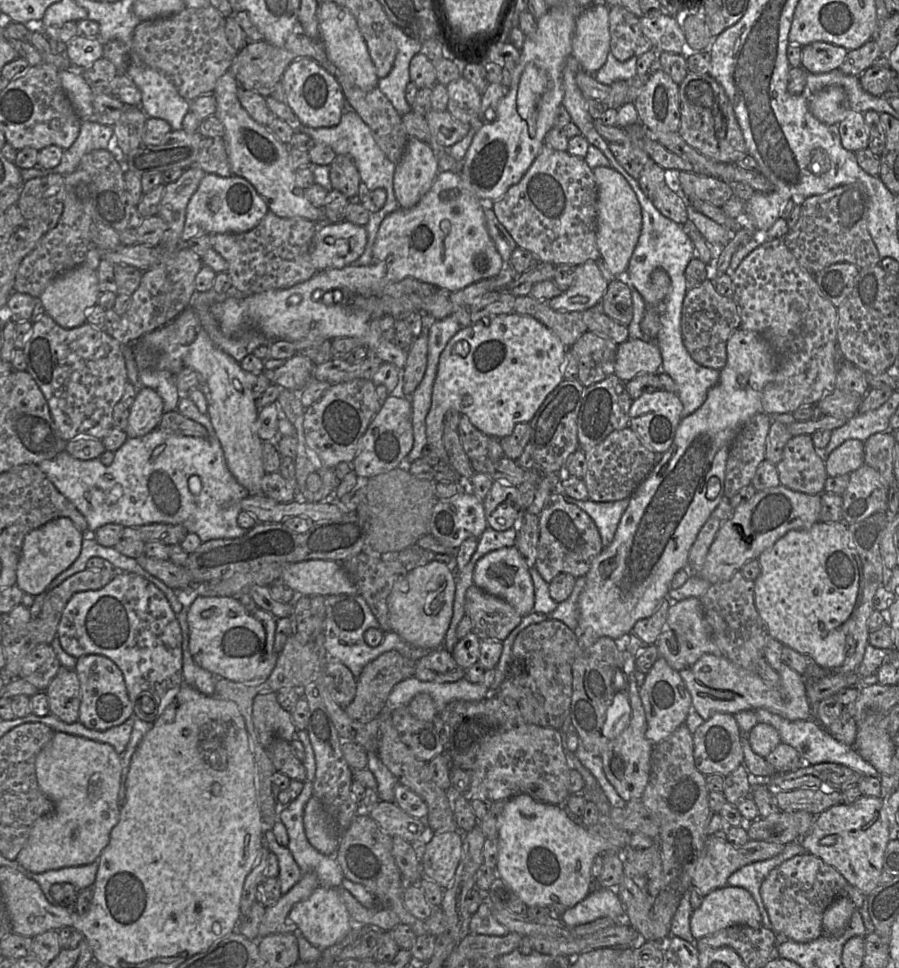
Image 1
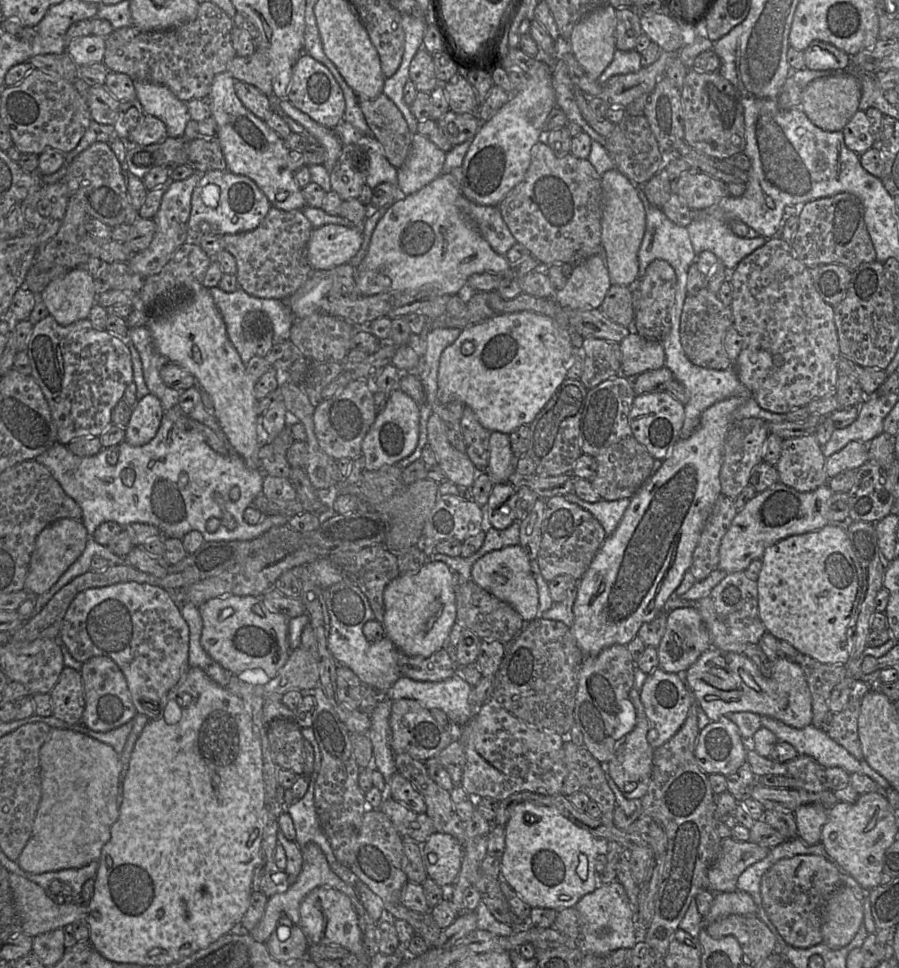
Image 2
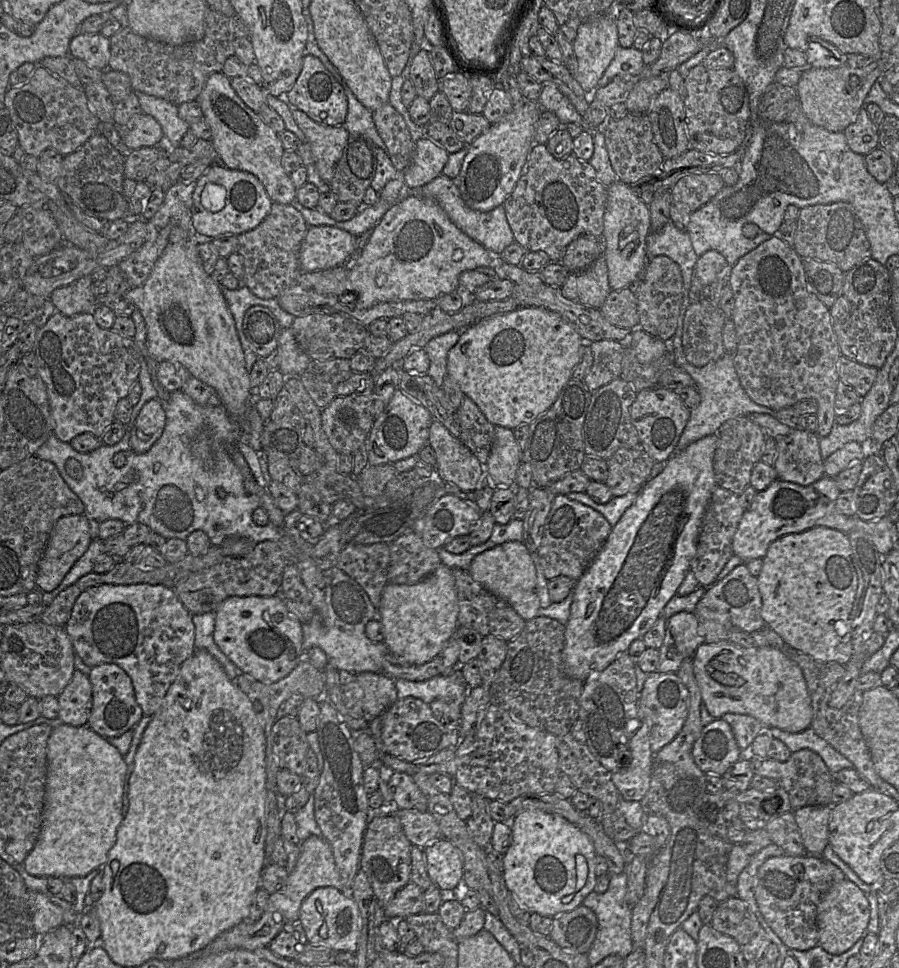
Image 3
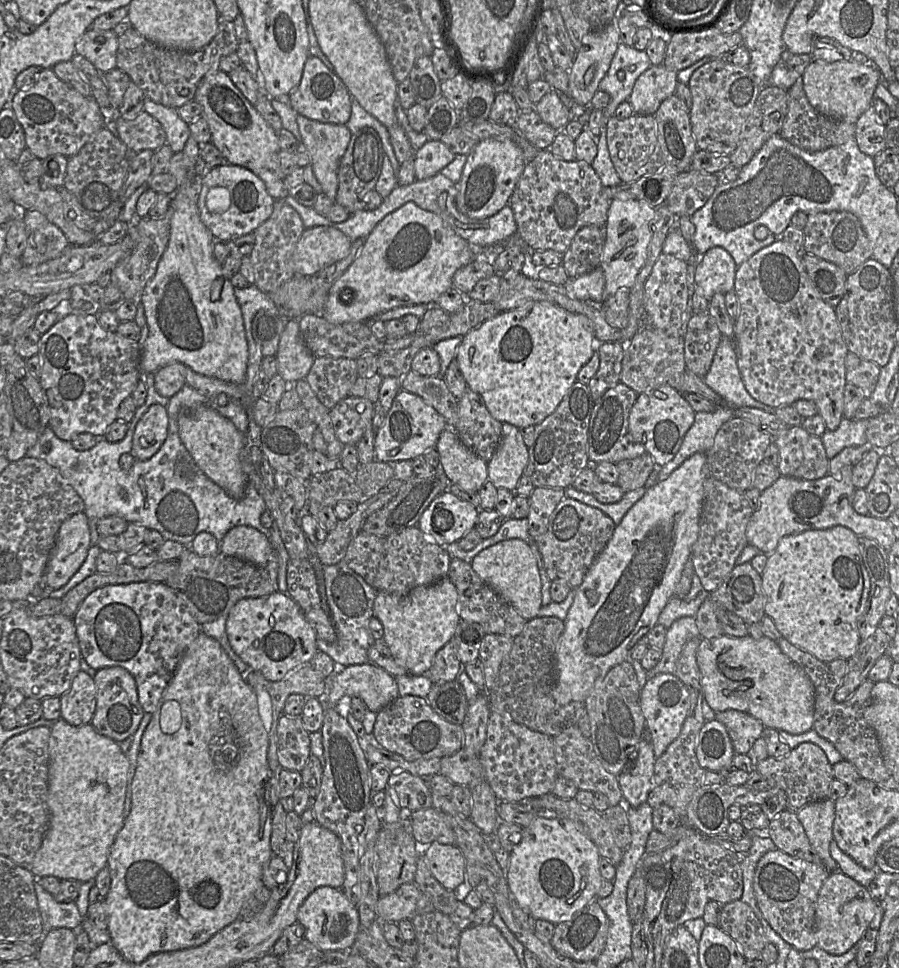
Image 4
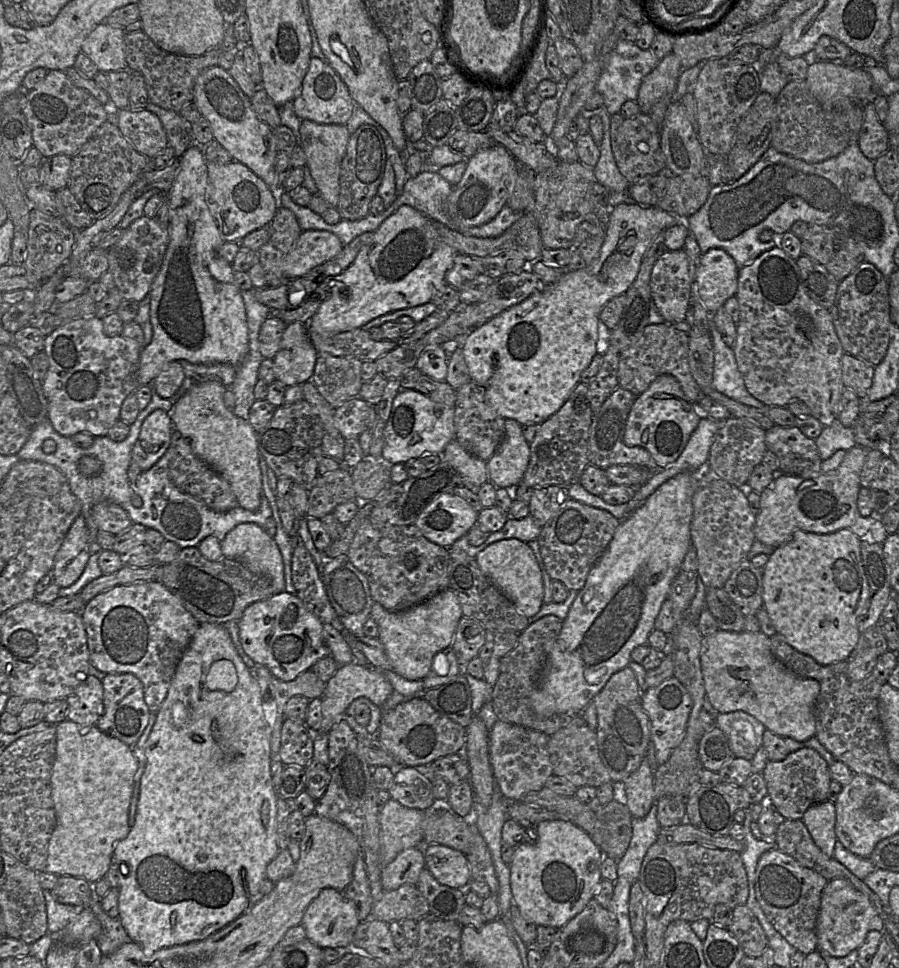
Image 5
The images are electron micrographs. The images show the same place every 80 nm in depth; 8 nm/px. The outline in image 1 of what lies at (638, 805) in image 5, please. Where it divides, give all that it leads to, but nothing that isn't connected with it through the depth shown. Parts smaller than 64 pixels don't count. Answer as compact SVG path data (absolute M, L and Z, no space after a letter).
M623 643L624 666L623 670L626 675L626 686L621 690L626 690L631 706L631 718L628 726L615 739L611 740L601 754L602 766L608 781L615 788L619 796L625 801L641 800L646 786L649 782L651 772L651 753L654 745L646 738L647 720L642 701L639 695L634 671L635 657L624 649Z

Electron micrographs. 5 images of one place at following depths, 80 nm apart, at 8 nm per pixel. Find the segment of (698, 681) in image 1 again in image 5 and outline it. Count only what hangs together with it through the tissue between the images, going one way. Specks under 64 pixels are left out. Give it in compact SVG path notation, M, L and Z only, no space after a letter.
M718 630L713 635L702 638L699 657L705 694L718 713L746 712L774 734L799 742L816 735L815 703L820 692L819 682L797 675L777 660L770 650L769 637L761 631L752 633Z

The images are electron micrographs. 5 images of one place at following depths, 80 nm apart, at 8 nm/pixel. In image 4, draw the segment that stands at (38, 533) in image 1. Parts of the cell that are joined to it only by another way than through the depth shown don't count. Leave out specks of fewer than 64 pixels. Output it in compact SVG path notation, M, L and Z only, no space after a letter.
M79 512L66 519L59 528L44 572L48 586L54 590L63 587L83 564L90 546L85 513Z

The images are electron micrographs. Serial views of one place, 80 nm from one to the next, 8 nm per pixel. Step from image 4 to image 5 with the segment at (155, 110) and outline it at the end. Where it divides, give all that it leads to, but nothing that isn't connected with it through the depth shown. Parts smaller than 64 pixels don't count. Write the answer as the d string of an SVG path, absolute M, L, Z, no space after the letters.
M151 102L145 109L160 119L166 132L168 145L174 150L175 158L180 158L190 145L196 144L190 128L191 123L178 112L161 108Z

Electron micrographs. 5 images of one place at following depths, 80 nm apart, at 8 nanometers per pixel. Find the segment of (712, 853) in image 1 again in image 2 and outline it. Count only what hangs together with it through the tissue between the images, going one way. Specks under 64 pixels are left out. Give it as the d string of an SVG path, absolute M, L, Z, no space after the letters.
M731 837L720 842L720 855L708 871L713 893L733 892L739 876L749 866L764 859L771 849L752 842L738 842Z

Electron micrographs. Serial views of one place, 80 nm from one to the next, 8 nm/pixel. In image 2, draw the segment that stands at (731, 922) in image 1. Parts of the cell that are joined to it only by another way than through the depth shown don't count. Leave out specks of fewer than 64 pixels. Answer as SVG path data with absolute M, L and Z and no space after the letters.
M740 890L715 893L711 908L702 917L702 928L707 927L719 918L731 914L756 914L757 906L752 897Z

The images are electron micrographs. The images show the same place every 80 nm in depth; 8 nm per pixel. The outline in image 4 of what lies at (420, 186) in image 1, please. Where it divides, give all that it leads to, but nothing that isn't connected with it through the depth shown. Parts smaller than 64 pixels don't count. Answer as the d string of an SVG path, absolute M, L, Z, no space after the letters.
M428 140L413 156L416 180L436 175L455 158L449 148L439 140Z

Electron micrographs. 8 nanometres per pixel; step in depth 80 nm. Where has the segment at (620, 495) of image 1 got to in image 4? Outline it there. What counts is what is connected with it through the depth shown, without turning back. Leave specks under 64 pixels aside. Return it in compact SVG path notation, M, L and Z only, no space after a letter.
M644 453L637 458L620 461L616 467L619 472L616 485L625 493L645 485L650 473L655 468L655 462L651 455Z

